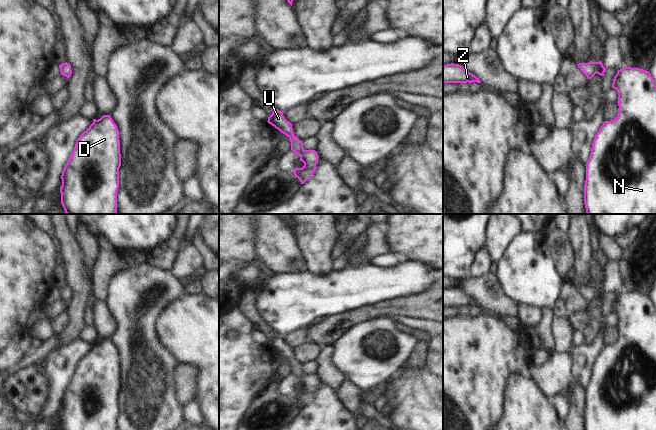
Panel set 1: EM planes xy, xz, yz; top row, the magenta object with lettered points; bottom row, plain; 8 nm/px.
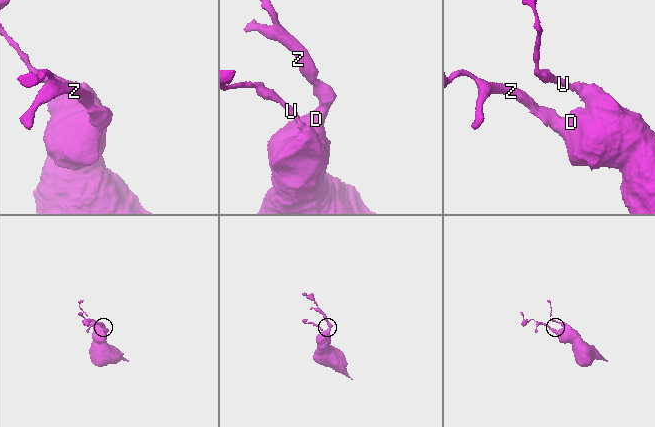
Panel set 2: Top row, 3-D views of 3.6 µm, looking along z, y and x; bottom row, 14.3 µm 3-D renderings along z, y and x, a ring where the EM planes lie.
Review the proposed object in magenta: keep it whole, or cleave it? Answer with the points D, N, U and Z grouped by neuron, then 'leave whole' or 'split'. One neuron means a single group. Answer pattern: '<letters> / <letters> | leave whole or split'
D N U Z | leave whole

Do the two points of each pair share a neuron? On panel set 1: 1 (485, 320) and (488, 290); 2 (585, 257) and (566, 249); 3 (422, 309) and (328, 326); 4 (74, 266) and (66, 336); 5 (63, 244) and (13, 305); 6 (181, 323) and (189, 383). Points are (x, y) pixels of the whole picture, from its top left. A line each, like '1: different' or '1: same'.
1: different
2: different
3: same
4: same
5: different
6: different

